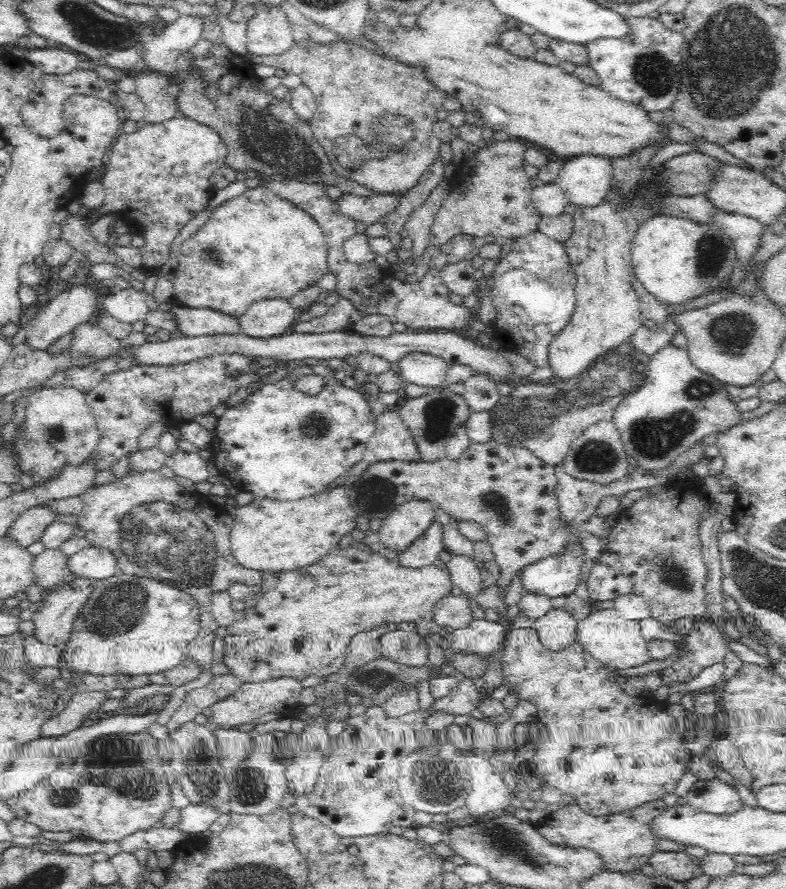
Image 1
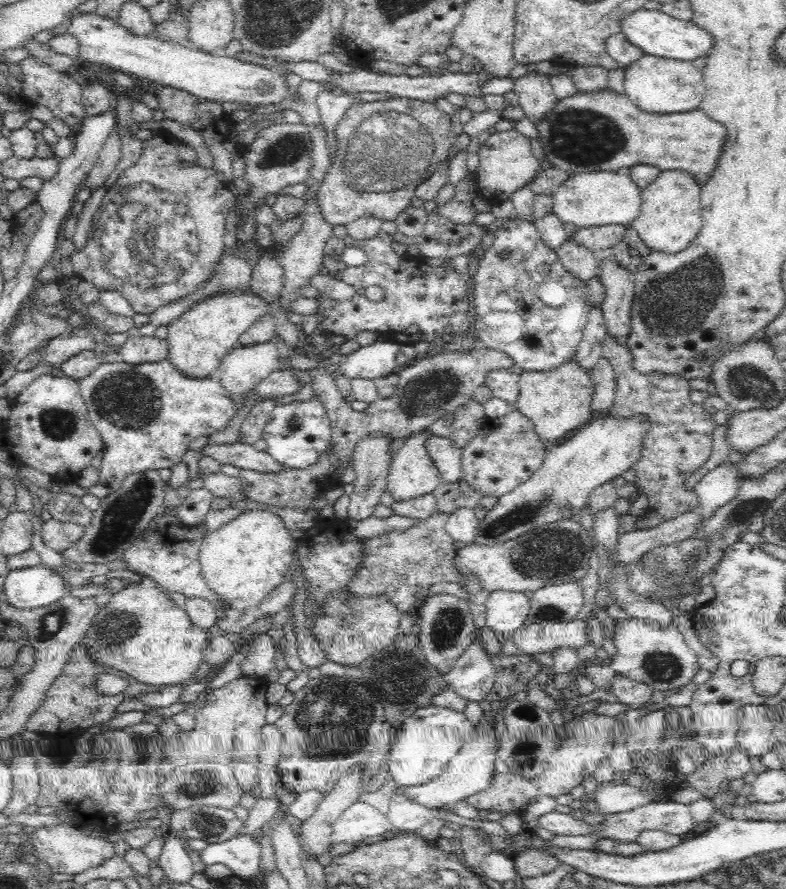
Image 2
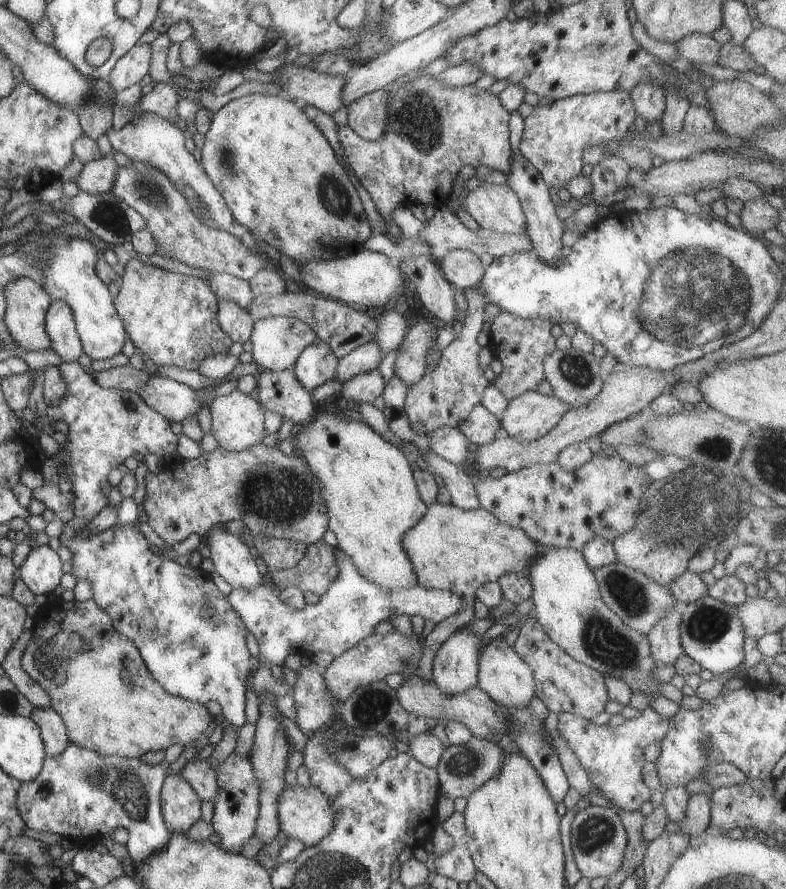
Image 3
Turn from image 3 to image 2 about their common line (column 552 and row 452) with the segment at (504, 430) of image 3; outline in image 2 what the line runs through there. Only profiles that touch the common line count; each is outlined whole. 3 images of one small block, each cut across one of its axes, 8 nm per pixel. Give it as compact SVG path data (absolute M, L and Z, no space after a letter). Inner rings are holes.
M428 429L428 431L429 433L414 434L403 447L397 449L396 453L393 454L387 476L387 491L396 501L409 501L432 493L443 483L434 461L430 459L426 453L426 447L424 447L424 440L430 435L430 430Z

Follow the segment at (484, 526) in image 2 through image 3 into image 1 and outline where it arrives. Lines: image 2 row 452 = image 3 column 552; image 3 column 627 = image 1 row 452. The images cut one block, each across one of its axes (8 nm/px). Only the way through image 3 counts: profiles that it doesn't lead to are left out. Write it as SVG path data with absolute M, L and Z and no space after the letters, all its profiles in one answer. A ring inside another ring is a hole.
M670 342L659 348L649 357L648 372L641 387L618 404L613 416L613 423L622 435L622 443L632 461L633 468L641 466L652 470L652 468L668 467L680 454L688 452L692 446L696 446L709 434L726 433L732 428L744 425L742 412L730 399L726 386L716 377L692 364L688 347L678 347Z

